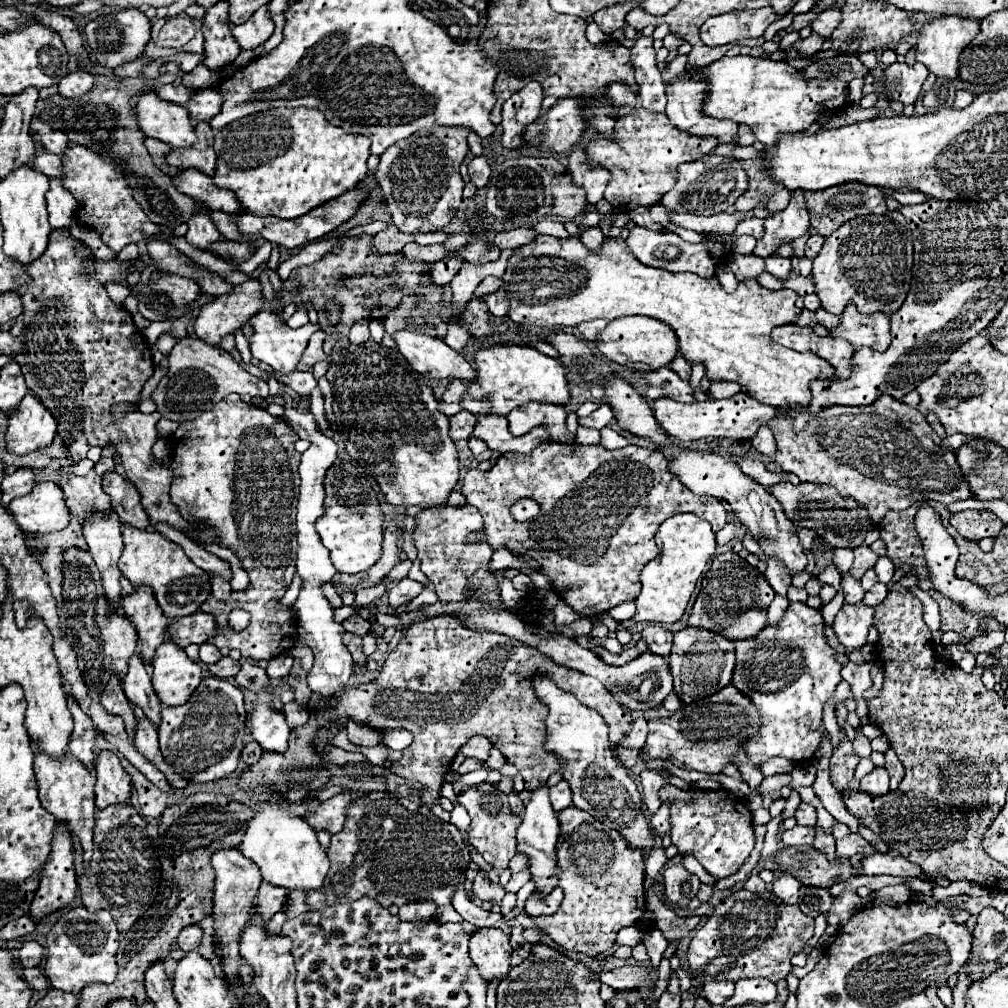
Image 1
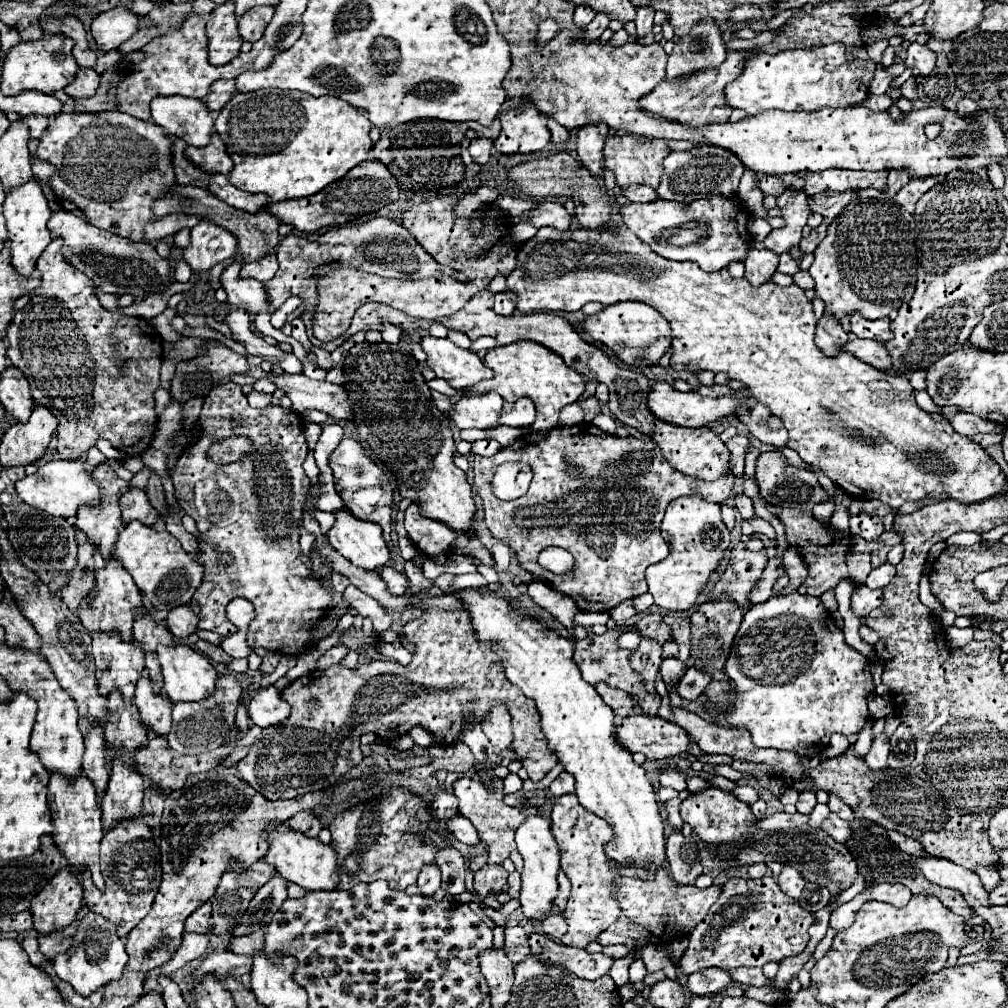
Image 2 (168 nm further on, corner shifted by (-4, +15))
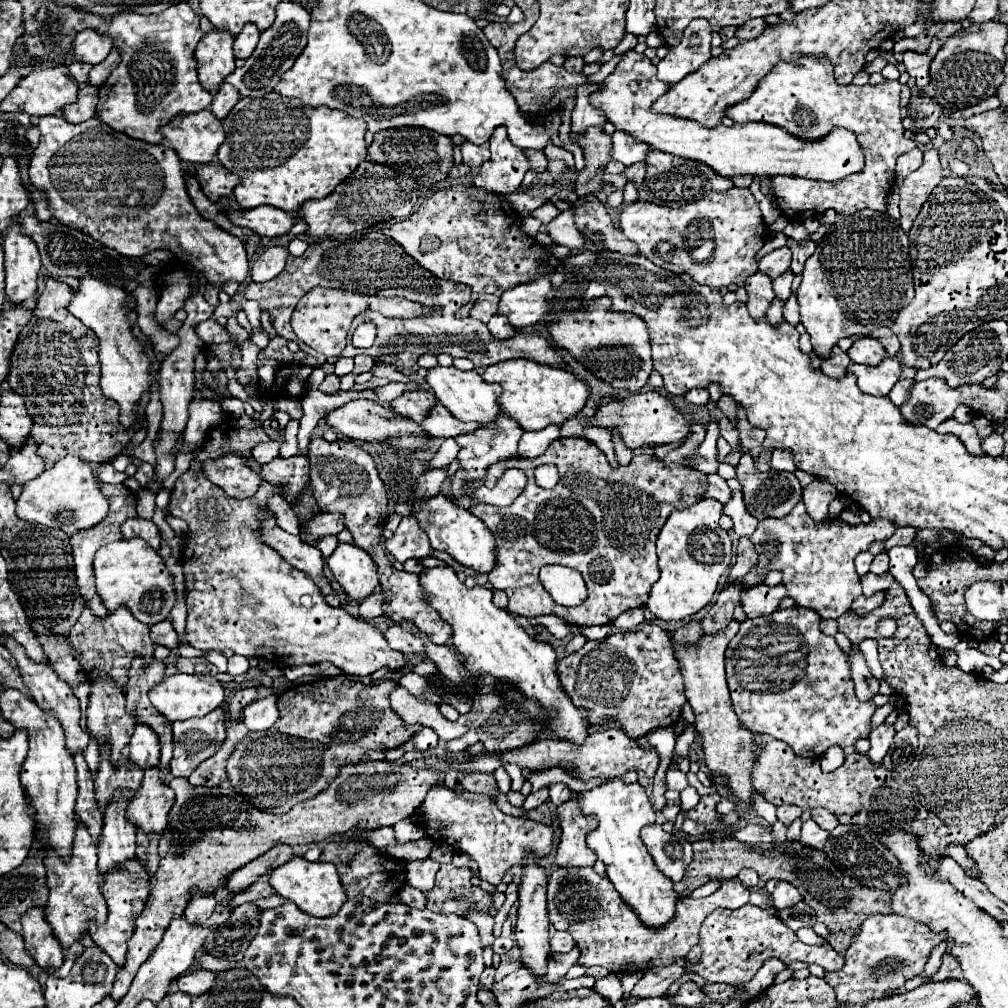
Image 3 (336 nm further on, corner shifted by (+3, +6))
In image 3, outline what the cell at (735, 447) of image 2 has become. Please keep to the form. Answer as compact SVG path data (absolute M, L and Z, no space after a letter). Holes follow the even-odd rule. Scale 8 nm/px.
M714 422L708 424L706 428L706 438L698 448L698 454L692 456L692 466L704 474L716 474L718 472L718 448L716 440L712 436L718 436L718 426Z

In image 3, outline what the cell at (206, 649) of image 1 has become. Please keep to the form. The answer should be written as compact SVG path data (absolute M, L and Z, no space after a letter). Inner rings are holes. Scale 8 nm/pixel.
M232 656L232 658L228 658L228 674L240 676L248 668L250 668L250 664L248 664L248 658L246 656Z

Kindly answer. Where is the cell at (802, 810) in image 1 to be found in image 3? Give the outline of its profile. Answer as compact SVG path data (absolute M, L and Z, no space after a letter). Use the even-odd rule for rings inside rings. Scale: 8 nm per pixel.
M780 806L778 808L778 820L784 824L784 826L790 826L796 818L800 818L802 810L798 806Z

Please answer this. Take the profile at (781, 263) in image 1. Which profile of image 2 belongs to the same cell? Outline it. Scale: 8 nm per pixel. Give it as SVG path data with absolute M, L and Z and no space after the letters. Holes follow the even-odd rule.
M783 253L783 255L779 255L779 269L777 271L787 273L787 275L795 275L799 271L799 263L789 253Z

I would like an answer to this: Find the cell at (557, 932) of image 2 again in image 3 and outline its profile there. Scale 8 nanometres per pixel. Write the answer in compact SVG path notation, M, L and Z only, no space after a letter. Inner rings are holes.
M554 932L550 938L552 952L568 952L568 950L572 950L572 944L576 944L576 942L568 932Z

